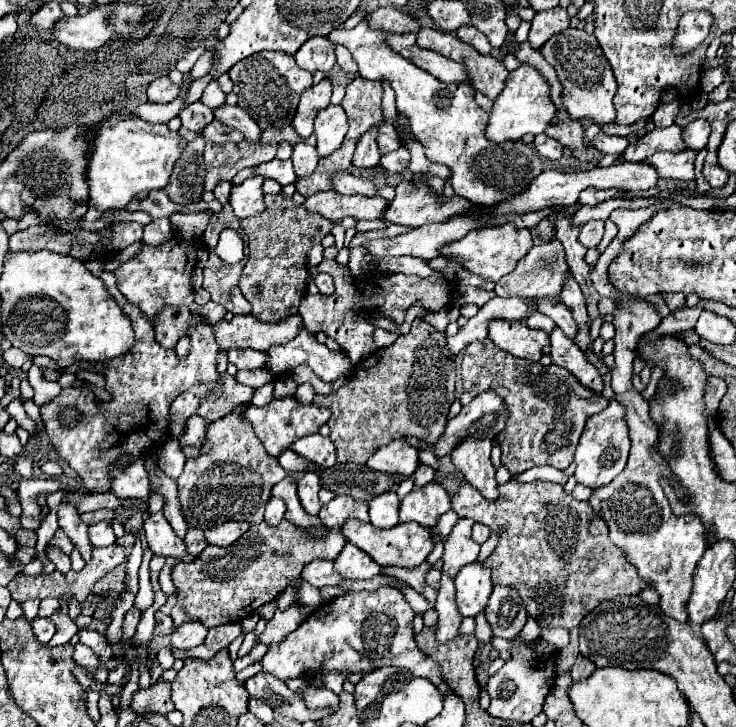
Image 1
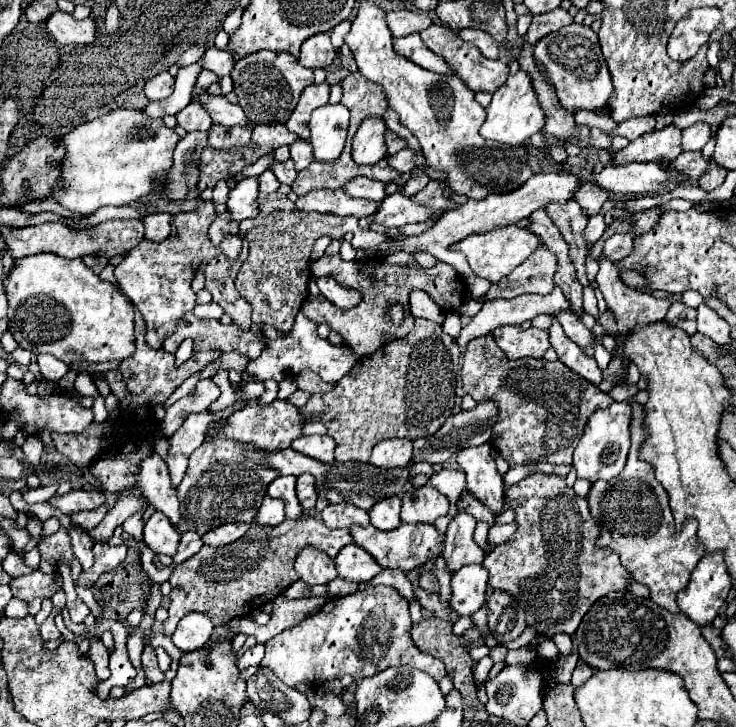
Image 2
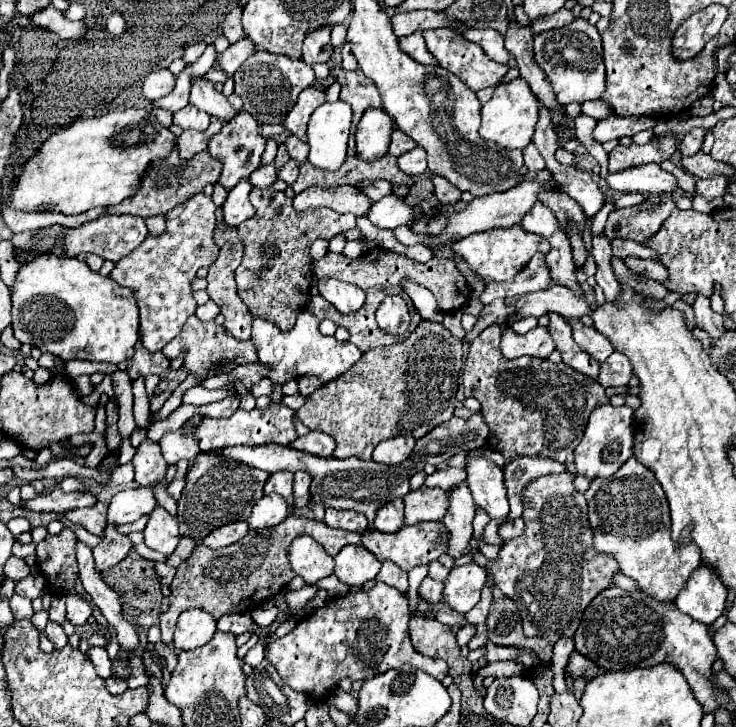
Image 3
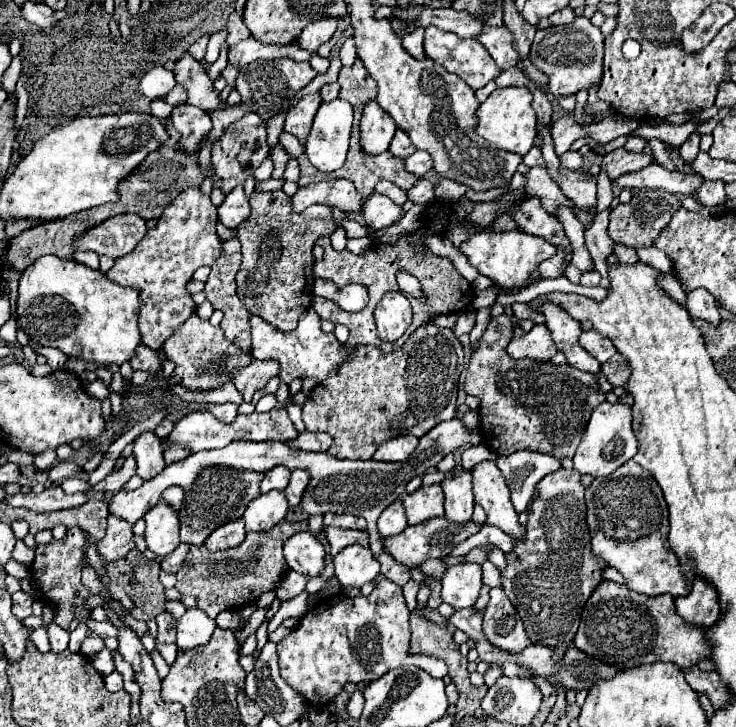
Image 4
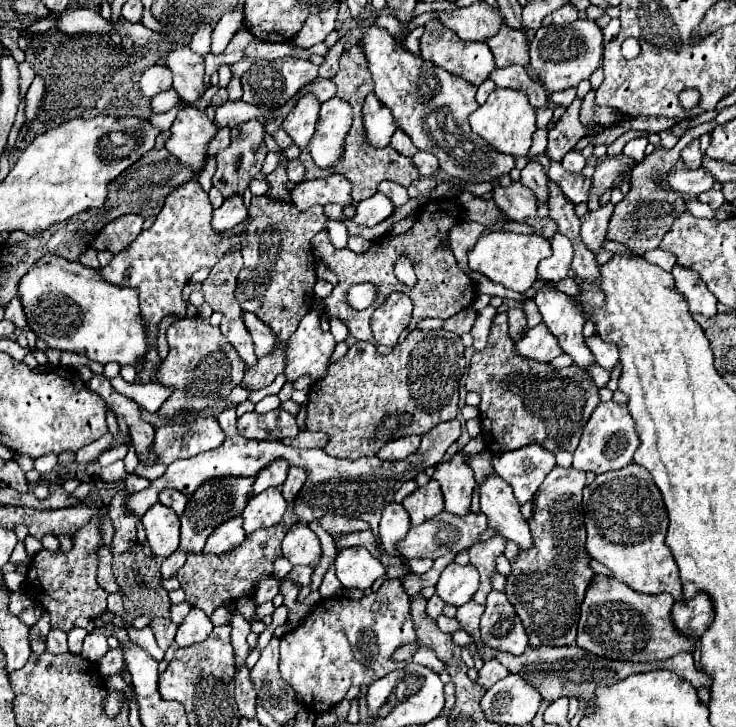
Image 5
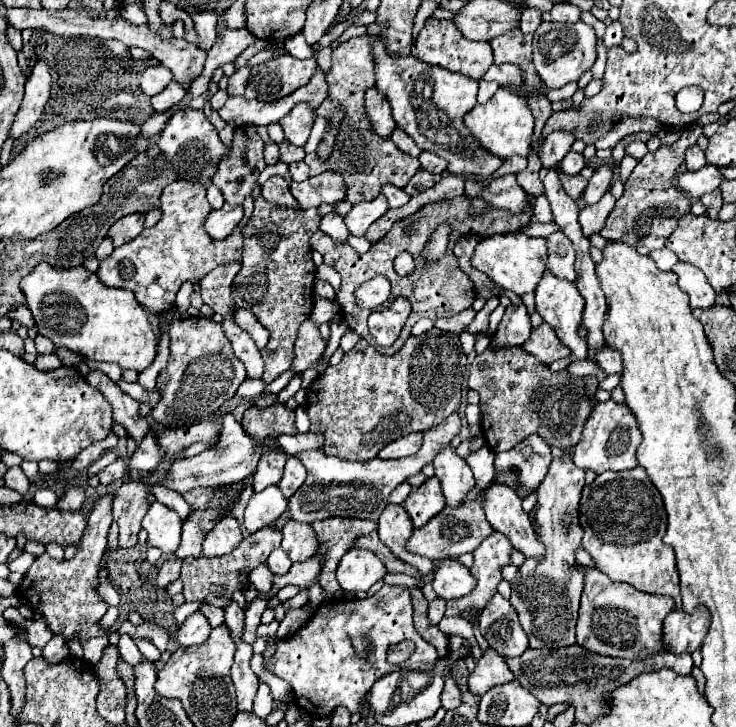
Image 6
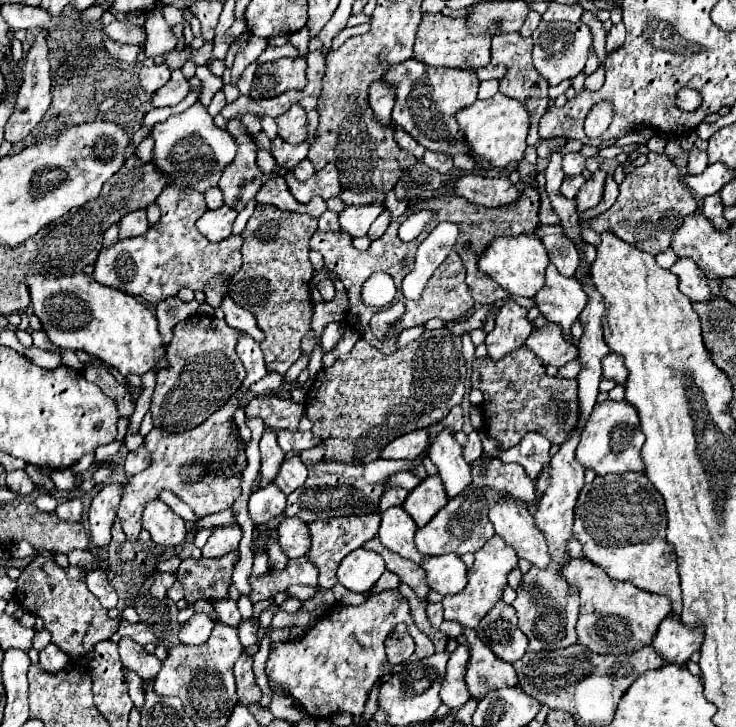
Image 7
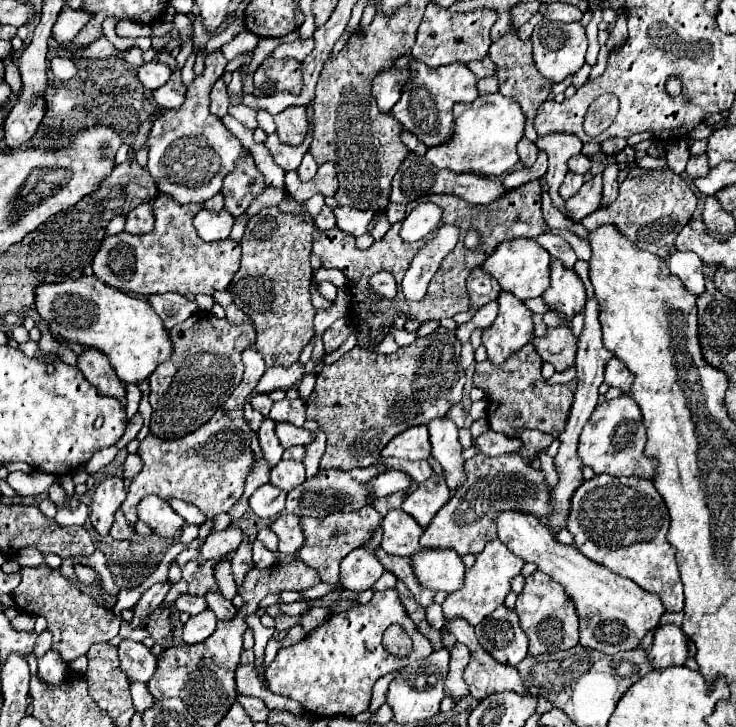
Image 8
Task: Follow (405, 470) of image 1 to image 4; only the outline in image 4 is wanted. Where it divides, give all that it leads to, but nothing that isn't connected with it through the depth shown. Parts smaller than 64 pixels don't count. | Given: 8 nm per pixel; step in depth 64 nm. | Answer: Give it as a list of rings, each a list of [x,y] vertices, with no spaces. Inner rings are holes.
[[[416,436],[392,438],[392,440],[384,442],[384,444],[376,450],[374,458],[376,458],[376,460],[382,460],[382,462],[402,462],[402,460],[406,460],[406,458],[414,452],[416,446],[418,446],[418,438],[416,438]]]

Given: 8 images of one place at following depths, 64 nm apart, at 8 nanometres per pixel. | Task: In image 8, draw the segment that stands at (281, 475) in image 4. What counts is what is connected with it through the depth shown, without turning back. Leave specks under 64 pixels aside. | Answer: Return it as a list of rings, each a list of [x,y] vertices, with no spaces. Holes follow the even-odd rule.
[[[264,418],[260,428],[258,428],[258,440],[260,440],[260,448],[266,456],[266,460],[270,462],[270,466],[276,466],[276,462],[280,462],[284,448],[280,446],[280,440],[274,434],[274,424],[272,418]]]

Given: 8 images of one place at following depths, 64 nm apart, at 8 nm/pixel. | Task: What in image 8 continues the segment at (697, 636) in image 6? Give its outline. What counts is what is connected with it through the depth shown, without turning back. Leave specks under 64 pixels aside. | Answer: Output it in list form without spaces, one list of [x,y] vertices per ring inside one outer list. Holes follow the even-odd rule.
[[[674,624],[658,626],[654,634],[654,644],[648,652],[648,660],[656,672],[666,670],[670,666],[682,666],[688,658],[686,648],[688,636]]]

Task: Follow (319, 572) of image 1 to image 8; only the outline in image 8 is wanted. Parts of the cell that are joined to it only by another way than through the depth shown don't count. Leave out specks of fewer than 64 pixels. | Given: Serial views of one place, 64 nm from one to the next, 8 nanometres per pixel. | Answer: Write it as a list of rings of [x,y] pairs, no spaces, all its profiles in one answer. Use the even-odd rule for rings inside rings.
[[[280,514],[272,524],[270,530],[278,536],[278,552],[282,554],[296,554],[298,548],[302,546],[304,534],[298,526],[298,516],[296,514]]]

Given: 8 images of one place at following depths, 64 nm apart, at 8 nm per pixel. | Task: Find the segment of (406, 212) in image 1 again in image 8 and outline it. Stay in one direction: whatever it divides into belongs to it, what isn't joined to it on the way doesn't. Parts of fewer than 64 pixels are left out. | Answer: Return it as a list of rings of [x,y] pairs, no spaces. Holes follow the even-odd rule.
[[[338,206],[334,208],[334,216],[336,216],[336,226],[342,232],[348,232],[352,236],[362,236],[366,232],[368,222],[372,220],[374,212],[372,210],[352,210],[348,206]]]

